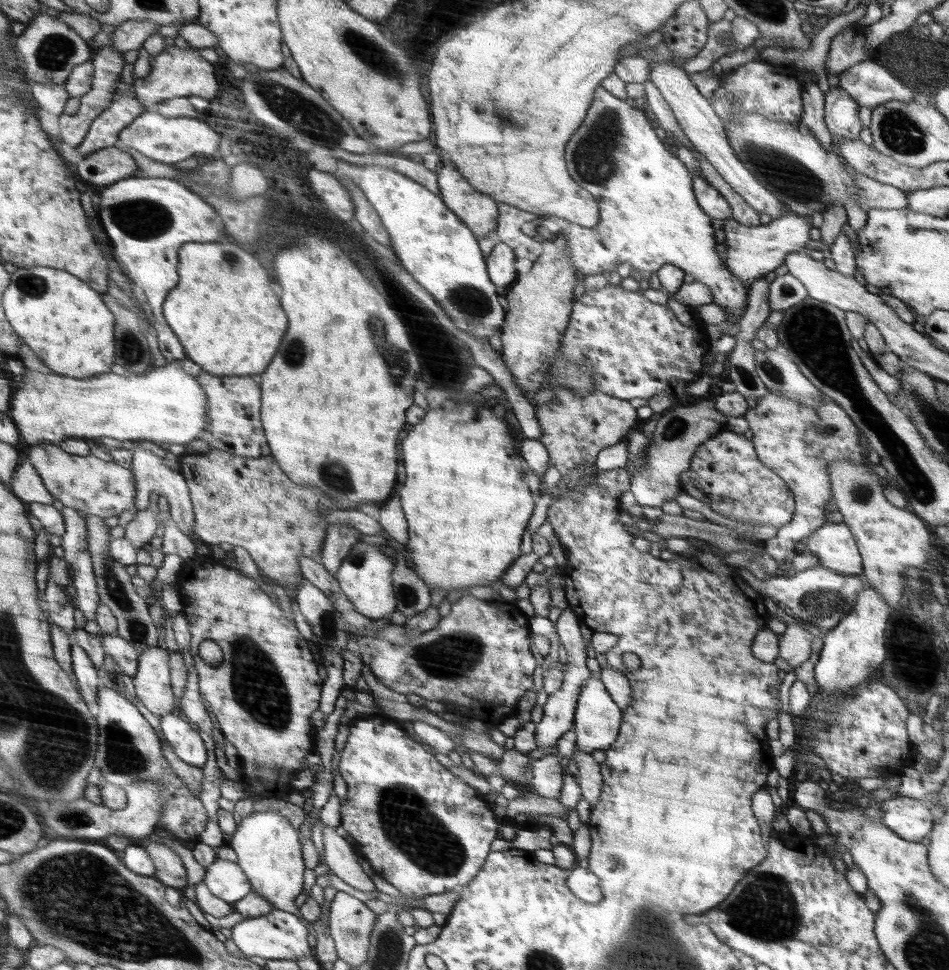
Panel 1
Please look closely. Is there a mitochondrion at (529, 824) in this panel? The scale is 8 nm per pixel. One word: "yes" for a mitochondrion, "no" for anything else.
no

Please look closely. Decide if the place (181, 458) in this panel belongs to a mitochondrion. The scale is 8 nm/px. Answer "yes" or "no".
no

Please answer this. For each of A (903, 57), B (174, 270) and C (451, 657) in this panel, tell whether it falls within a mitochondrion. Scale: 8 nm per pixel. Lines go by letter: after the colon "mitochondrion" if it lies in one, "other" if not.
A: mitochondrion
B: other
C: mitochondrion

